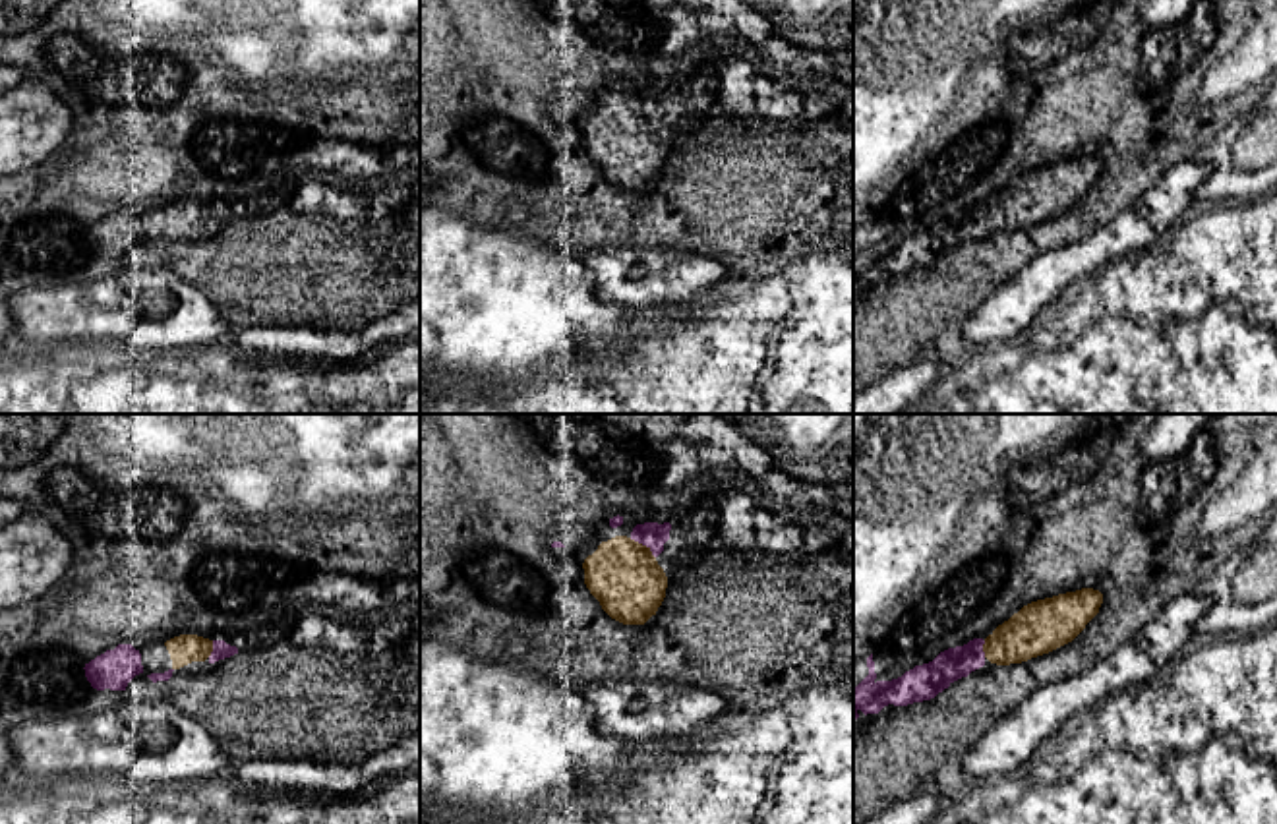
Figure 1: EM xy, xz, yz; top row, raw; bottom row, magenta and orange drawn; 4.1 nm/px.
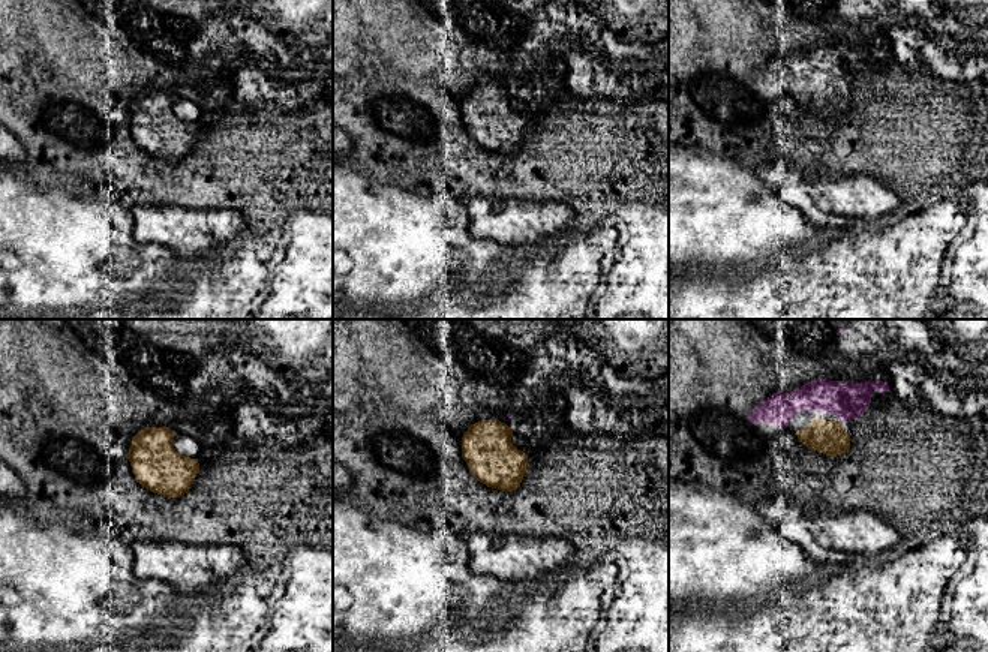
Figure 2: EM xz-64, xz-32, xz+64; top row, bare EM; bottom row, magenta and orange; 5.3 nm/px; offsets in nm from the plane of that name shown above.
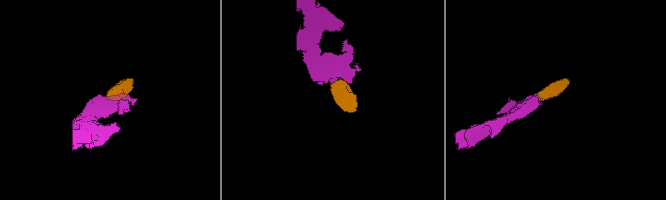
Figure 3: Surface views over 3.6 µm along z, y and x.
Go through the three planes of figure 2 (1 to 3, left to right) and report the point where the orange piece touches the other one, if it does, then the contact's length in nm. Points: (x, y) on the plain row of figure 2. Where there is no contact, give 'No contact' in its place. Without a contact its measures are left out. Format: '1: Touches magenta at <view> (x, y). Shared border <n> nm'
1: No contact
2: No contact
3: No contact

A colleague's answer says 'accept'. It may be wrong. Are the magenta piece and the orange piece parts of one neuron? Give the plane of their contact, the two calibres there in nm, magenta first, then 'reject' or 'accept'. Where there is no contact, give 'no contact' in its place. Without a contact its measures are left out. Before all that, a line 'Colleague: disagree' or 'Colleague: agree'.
Colleague: agree
xz | 110/300 nm | accept

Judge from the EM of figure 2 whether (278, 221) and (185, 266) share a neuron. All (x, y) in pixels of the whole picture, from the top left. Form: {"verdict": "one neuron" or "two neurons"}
{"verdict": "one neuron"}

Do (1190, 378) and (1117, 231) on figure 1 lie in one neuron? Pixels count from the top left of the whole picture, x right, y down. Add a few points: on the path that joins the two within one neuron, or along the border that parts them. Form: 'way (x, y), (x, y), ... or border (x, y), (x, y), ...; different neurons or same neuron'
border (1125, 254), (1086, 279); different neurons

